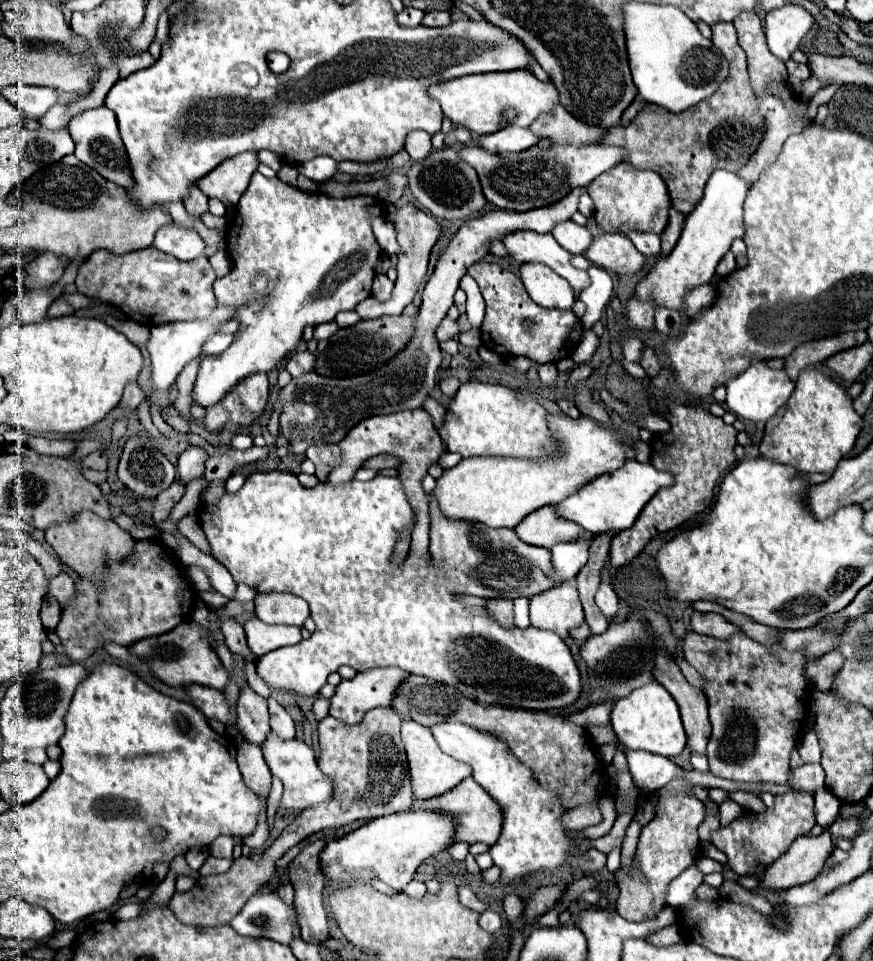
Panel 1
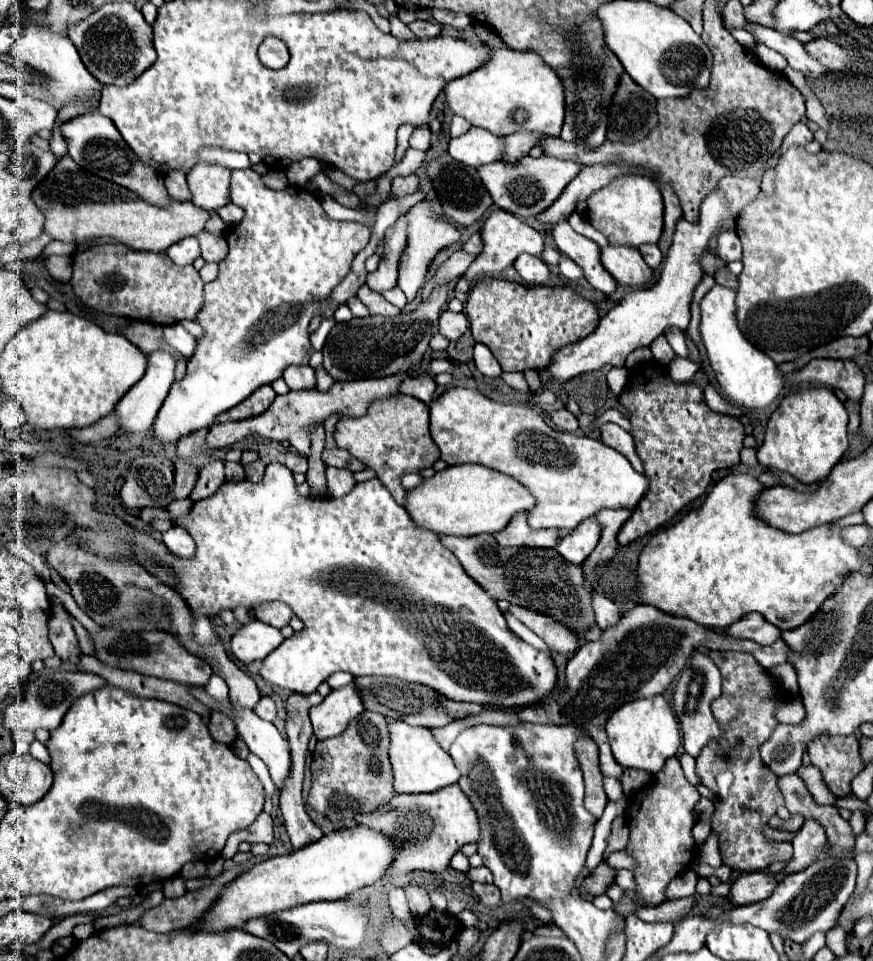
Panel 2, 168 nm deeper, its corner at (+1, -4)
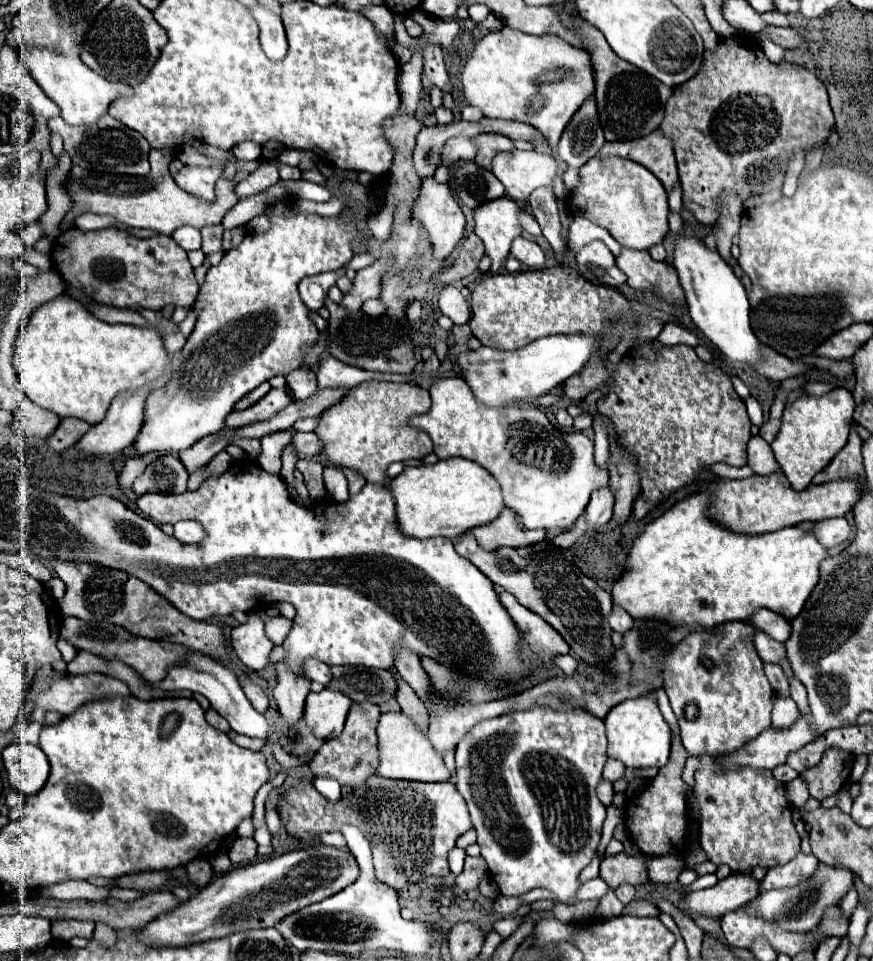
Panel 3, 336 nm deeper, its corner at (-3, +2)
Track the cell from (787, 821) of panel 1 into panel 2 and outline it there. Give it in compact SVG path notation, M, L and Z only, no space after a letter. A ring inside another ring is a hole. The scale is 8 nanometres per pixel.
M791 814L787 820L781 820L779 830L783 830L783 832L797 832L803 826L803 820L805 818L801 814Z

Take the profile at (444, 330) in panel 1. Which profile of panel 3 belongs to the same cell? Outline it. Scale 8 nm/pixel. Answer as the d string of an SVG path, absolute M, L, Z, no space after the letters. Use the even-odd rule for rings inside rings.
M445 286L439 294L439 308L453 324L467 324L471 318L471 306L455 286Z

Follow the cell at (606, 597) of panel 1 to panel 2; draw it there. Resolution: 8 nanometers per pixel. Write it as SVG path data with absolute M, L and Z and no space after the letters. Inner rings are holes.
M595 594L593 596L593 610L595 610L595 620L597 620L597 626L601 630L609 628L609 626L615 626L619 622L619 610L617 606L613 604L613 600L609 600L607 596L603 594Z

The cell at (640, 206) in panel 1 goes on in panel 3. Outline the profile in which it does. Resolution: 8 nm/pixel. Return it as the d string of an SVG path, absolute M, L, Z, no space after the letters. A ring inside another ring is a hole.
M595 156L585 162L579 170L579 184L569 196L569 206L571 204L581 212L581 216L605 228L623 248L649 250L669 232L669 206L663 184L645 166L627 158Z

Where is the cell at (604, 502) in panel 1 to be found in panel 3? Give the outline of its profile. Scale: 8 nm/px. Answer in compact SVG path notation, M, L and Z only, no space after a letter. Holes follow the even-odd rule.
M437 378L431 384L429 394L431 408L425 414L411 418L409 426L425 430L431 436L433 452L439 456L439 460L463 456L481 464L499 482L505 506L521 518L525 528L571 528L579 514L585 510L591 492L609 484L609 474L599 470L593 462L593 442L581 432L559 432L539 408L479 406L463 378Z

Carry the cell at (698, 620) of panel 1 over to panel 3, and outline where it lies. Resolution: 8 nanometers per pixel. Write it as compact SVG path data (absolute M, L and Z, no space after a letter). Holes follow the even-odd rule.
M757 610L757 614L753 614L751 624L757 626L757 630L771 634L777 642L785 642L791 636L791 624L789 620L785 620L781 614L771 612L771 610Z

